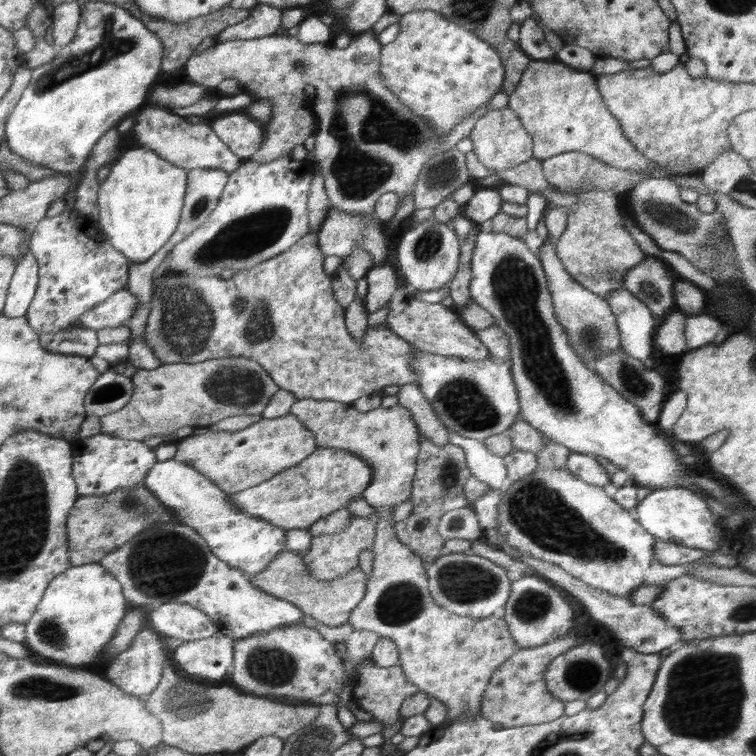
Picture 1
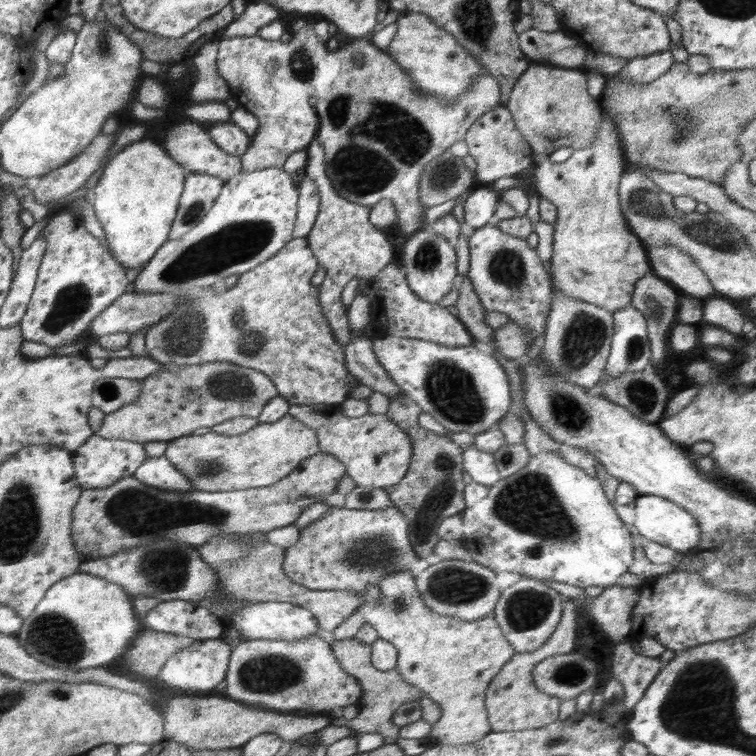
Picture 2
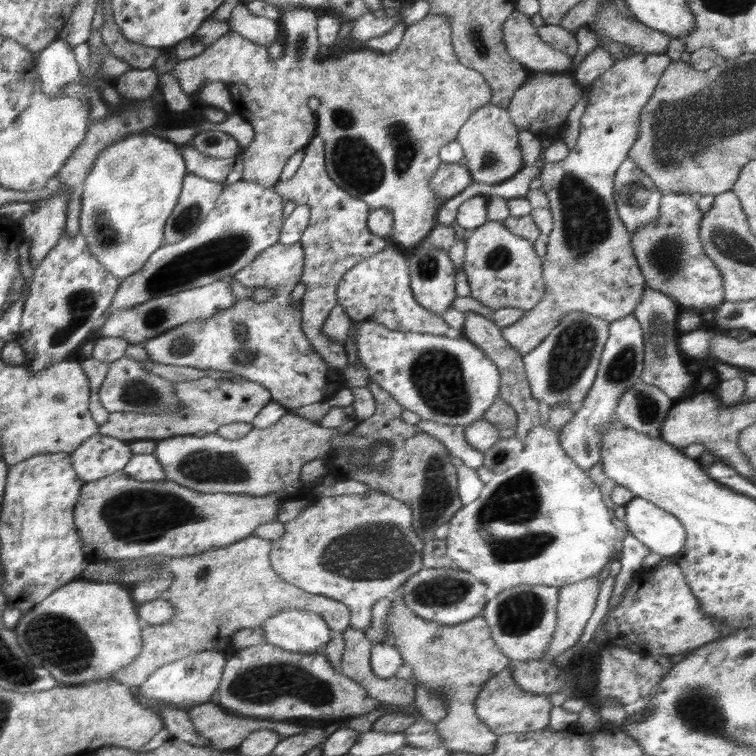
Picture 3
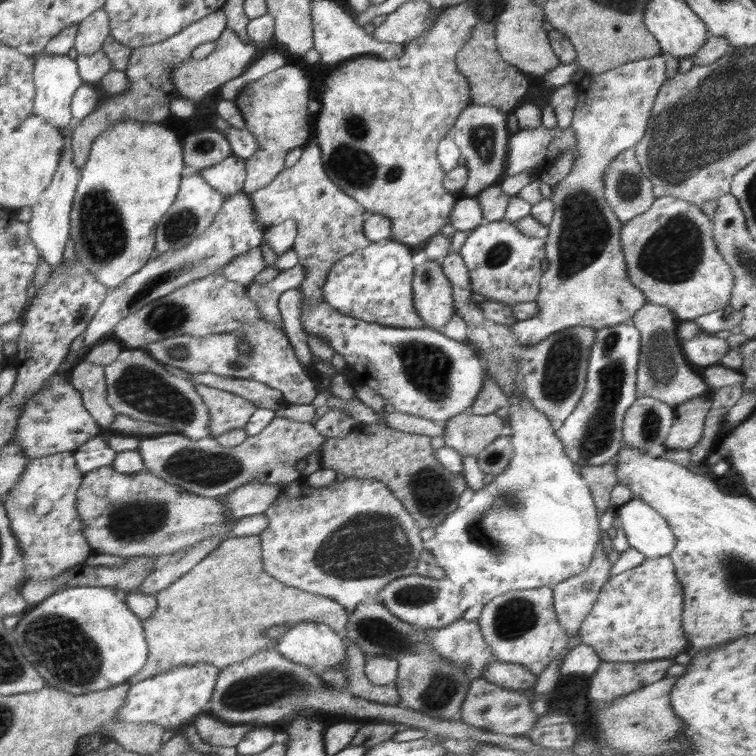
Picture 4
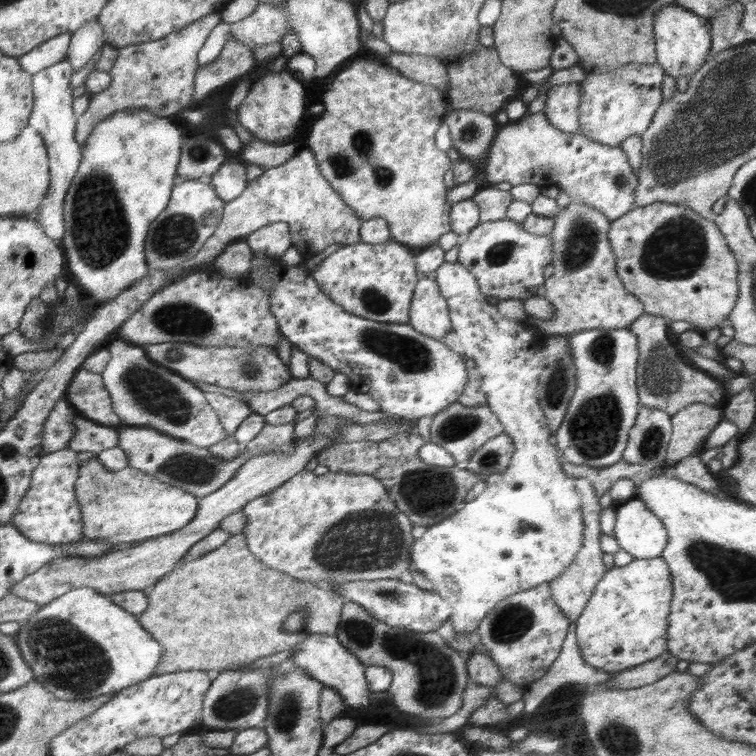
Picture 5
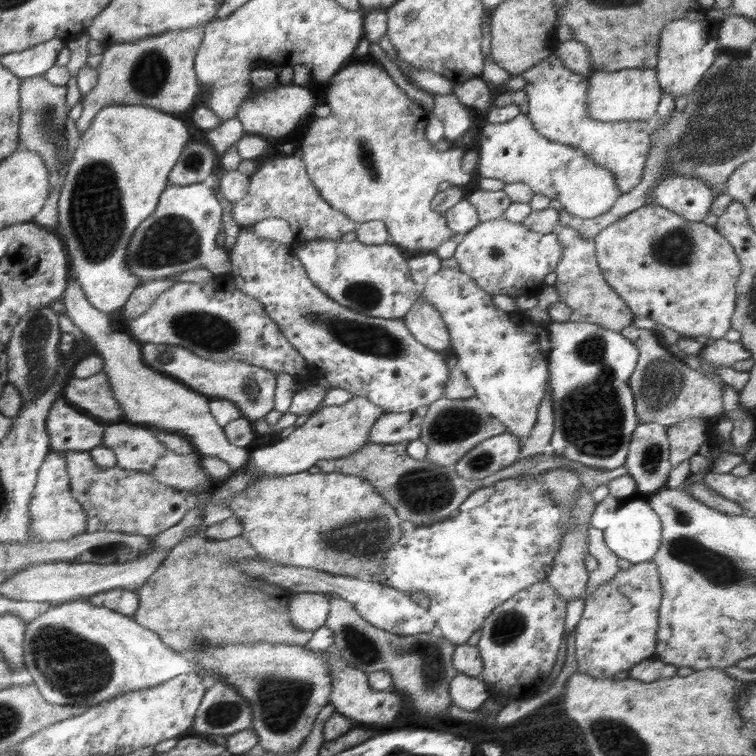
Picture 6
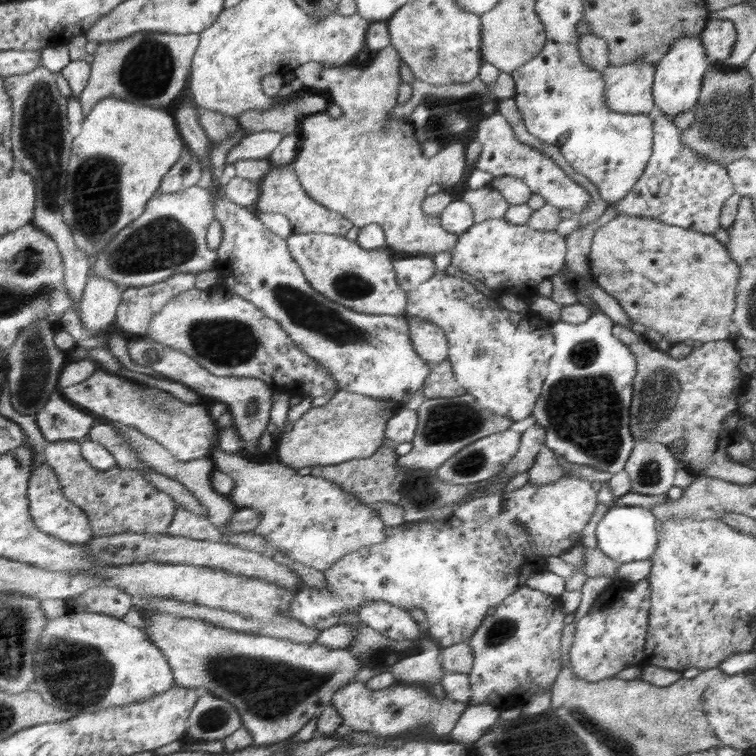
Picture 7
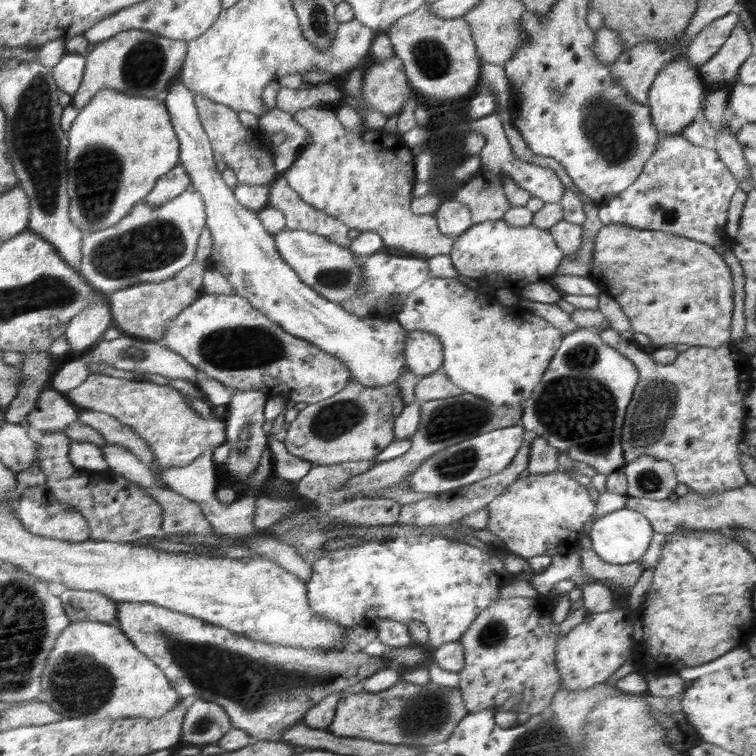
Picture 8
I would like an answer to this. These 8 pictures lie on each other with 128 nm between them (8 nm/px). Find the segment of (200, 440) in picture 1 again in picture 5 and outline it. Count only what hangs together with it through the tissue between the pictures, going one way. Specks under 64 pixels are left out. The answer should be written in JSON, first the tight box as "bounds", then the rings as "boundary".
{"bounds":[117,422,298,499],"boundary":[[[283,422],[280,425],[267,423],[265,428],[252,441],[241,447],[238,457],[230,461],[214,457],[206,446],[196,446],[187,441],[172,438],[150,427],[119,425],[117,427],[117,446],[128,455],[131,468],[150,474],[160,482],[185,490],[199,499],[221,489],[222,485],[225,485],[230,478],[234,477],[234,474],[238,474],[238,470],[252,456],[276,454],[276,452],[278,454],[280,452],[282,454],[294,454],[293,443],[298,440],[294,438],[295,427],[294,424],[288,422]]]}

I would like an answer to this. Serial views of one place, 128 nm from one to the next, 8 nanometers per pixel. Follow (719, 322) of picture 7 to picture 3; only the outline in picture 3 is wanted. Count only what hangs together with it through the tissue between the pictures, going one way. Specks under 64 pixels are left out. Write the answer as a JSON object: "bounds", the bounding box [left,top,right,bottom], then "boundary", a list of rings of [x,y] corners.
{"bounds":[630,193,725,314],"boundary":[[[669,193],[660,199],[657,219],[636,229],[630,239],[645,286],[671,296],[680,311],[692,310],[700,314],[725,301],[722,275],[706,254],[699,237],[702,217],[696,197]]]}

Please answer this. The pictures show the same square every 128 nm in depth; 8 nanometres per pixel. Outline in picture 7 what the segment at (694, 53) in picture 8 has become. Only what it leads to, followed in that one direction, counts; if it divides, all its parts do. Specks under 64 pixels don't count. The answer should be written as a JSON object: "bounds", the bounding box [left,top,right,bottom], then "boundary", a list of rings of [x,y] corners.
{"bounds":[699,19,736,65],"boundary":[[[728,19],[708,20],[699,37],[706,51],[706,61],[712,65],[721,64],[736,44],[734,23]]]}

